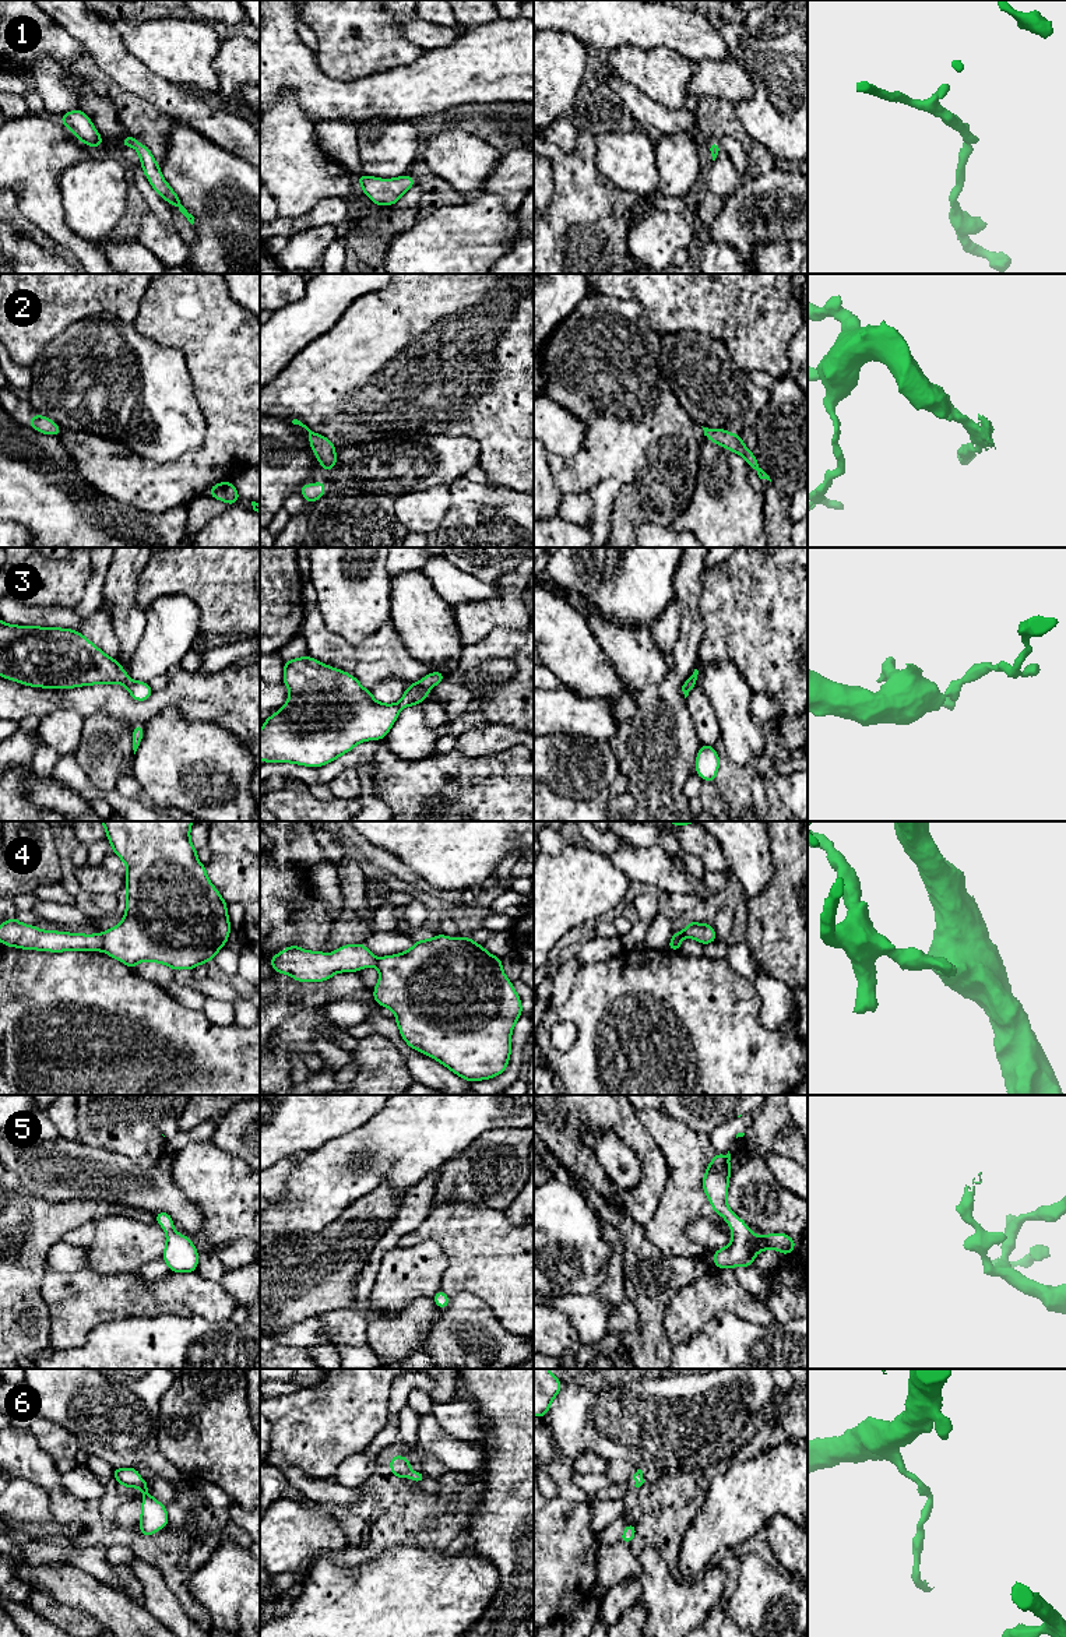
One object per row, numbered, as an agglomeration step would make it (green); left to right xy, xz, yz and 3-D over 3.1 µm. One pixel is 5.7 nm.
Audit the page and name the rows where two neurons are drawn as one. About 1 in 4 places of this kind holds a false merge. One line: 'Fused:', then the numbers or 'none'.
Fused: 4

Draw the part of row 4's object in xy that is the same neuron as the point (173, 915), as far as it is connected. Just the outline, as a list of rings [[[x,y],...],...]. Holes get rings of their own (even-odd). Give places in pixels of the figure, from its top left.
[[[101,821],[116,853],[127,866],[123,920],[102,933],[103,951],[134,969],[140,961],[194,969],[214,960],[231,930],[228,904],[210,881],[190,842],[194,821]]]

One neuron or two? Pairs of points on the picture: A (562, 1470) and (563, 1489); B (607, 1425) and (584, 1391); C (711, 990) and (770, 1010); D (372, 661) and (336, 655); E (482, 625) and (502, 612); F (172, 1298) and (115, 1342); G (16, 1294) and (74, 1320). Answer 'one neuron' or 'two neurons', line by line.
A: one neuron
B: one neuron
C: two neurons
D: one neuron
E: one neuron
F: two neurons
G: two neurons

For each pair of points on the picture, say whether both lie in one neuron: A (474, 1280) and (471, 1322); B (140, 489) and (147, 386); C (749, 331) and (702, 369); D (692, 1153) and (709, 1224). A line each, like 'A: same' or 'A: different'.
A: different
B: different
C: different
D: same

